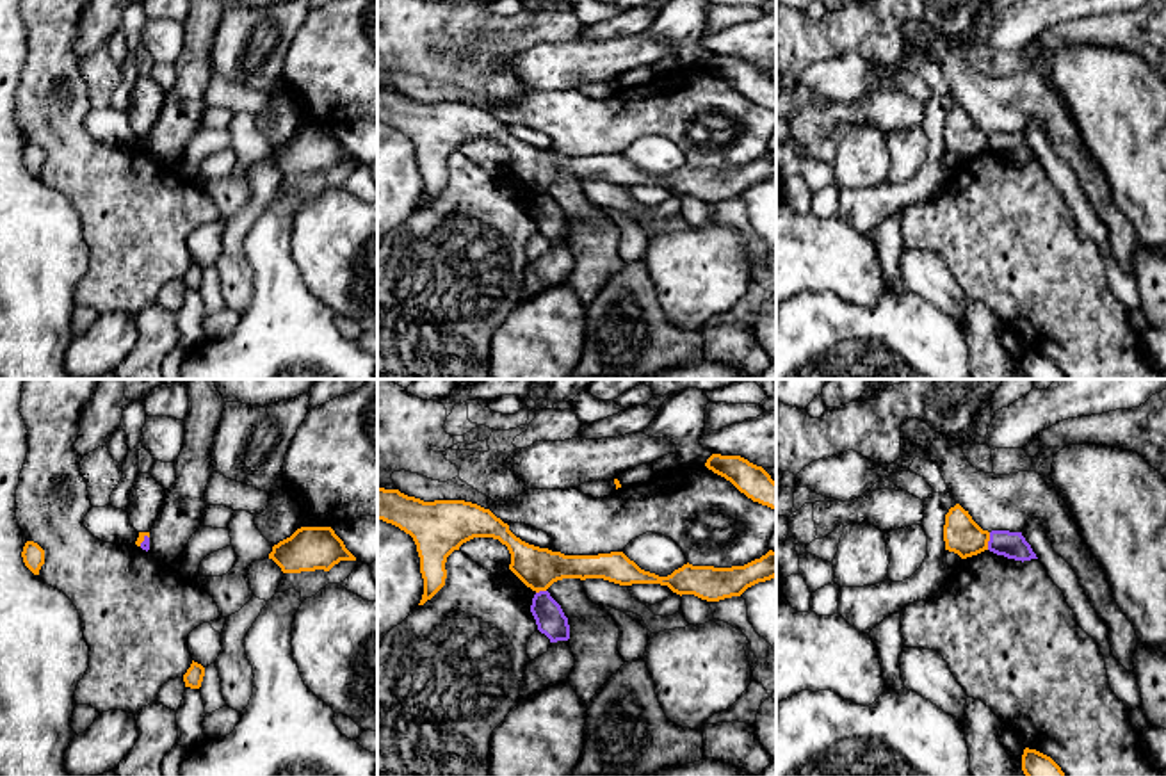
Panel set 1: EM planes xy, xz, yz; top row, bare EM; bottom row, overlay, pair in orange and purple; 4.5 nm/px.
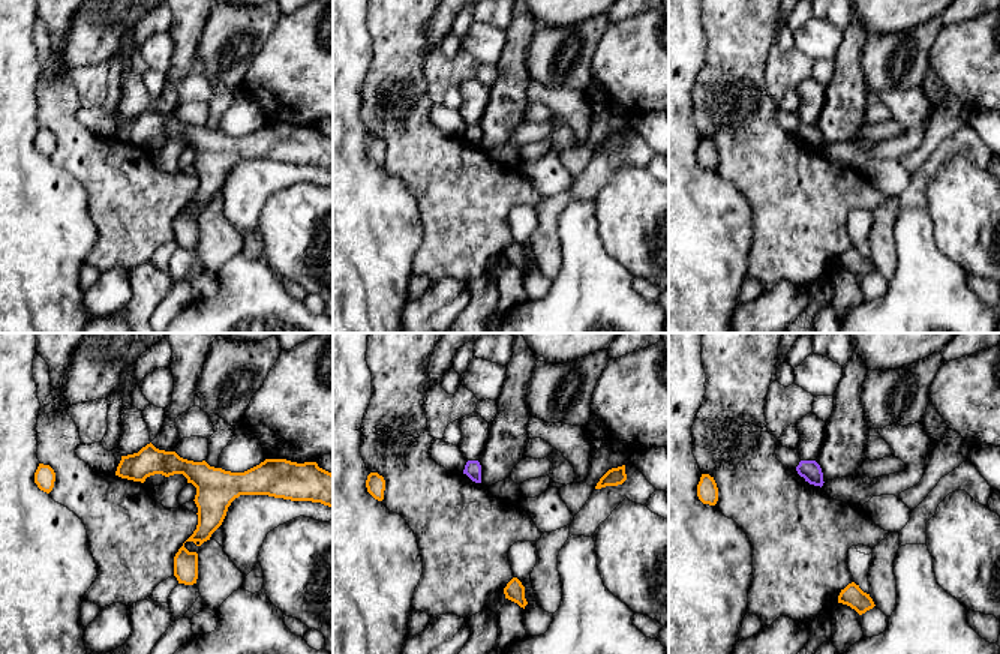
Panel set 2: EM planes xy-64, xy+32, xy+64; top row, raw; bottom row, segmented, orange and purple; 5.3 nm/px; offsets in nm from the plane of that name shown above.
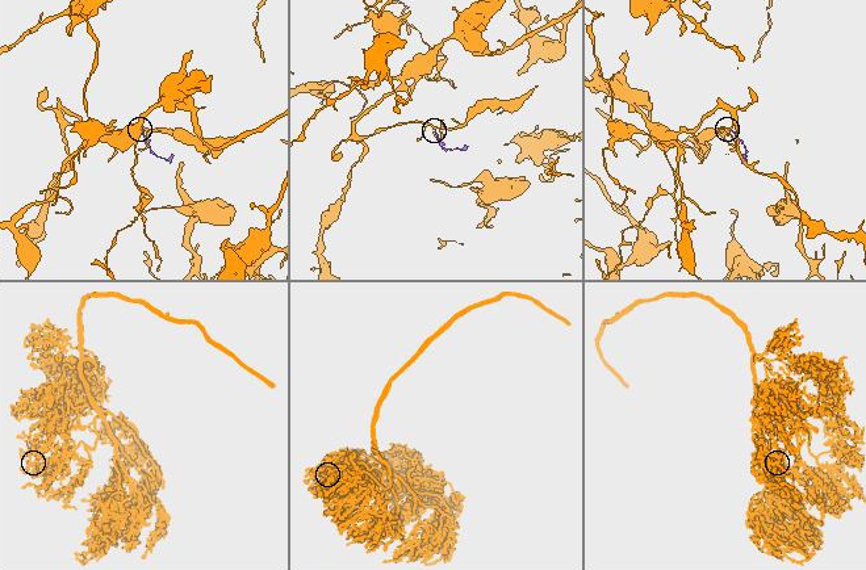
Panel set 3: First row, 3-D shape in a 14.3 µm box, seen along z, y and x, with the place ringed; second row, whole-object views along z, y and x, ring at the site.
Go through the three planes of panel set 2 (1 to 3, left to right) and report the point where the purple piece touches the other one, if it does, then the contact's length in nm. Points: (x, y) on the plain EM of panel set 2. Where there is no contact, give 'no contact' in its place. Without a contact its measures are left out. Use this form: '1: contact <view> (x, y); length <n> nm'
1: no contact
2: no contact
3: no contact

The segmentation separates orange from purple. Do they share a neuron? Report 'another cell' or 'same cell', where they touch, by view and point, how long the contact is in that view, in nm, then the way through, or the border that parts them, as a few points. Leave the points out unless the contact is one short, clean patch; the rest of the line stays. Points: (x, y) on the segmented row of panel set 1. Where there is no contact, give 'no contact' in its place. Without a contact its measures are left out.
another cell; contact yz (988, 540); length 80 nm; border yz (990, 533), (987, 549)

